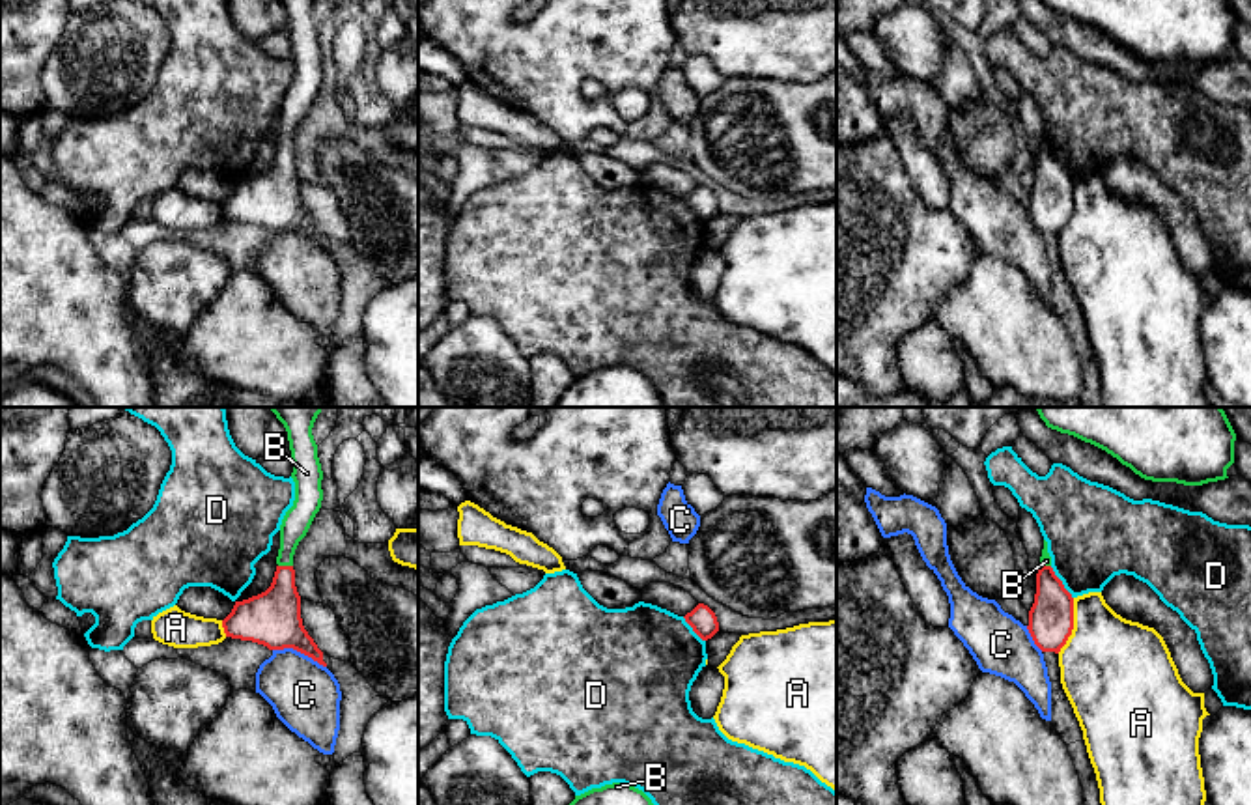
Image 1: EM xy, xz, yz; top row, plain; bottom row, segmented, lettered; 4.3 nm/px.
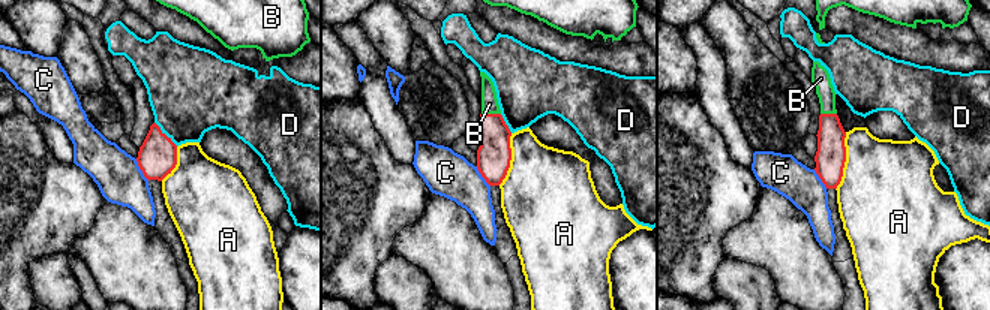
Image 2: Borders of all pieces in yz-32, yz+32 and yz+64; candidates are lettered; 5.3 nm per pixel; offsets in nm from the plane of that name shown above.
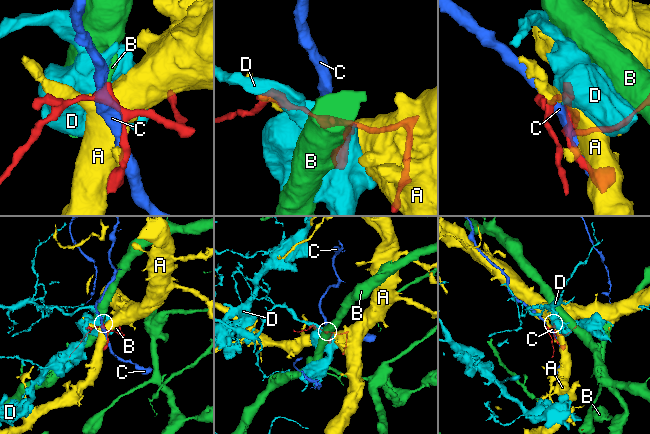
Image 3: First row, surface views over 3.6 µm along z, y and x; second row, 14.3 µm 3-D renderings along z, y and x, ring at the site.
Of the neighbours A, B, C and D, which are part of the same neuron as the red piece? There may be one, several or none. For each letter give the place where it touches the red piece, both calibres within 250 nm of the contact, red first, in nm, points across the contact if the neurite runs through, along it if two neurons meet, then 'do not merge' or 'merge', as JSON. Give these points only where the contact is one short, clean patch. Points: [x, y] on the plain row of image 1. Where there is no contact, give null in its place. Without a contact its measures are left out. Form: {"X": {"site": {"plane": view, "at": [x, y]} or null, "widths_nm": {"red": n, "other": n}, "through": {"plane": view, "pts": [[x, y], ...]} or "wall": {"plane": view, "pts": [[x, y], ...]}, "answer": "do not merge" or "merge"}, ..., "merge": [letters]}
{"A": {"site": {"plane": "yz", "at": [1072, 208]}, "widths_nm": {"red": 190, "other": 440}, "answer": "do not merge"}, "B": {"site": {"plane": "xy", "at": [286, 148]}, "widths_nm": {"red": 240, "other": 120}, "answer": "merge"}, "C": {"site": {"plane": "xy", "at": [299, 232]}, "widths_nm": {"red": 240, "other": 300}, "answer": "do not merge"}, "D": {"site": {"plane": "yz", "at": [1061, 165]}, "widths_nm": {"red": 190, "other": 400}, "wall": {"plane": "yz", "pts": [[1050, 148], [1072, 180]]}, "answer": "do not merge"}, "merge": ["B"]}

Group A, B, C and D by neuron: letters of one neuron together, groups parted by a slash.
A / B / C / D

